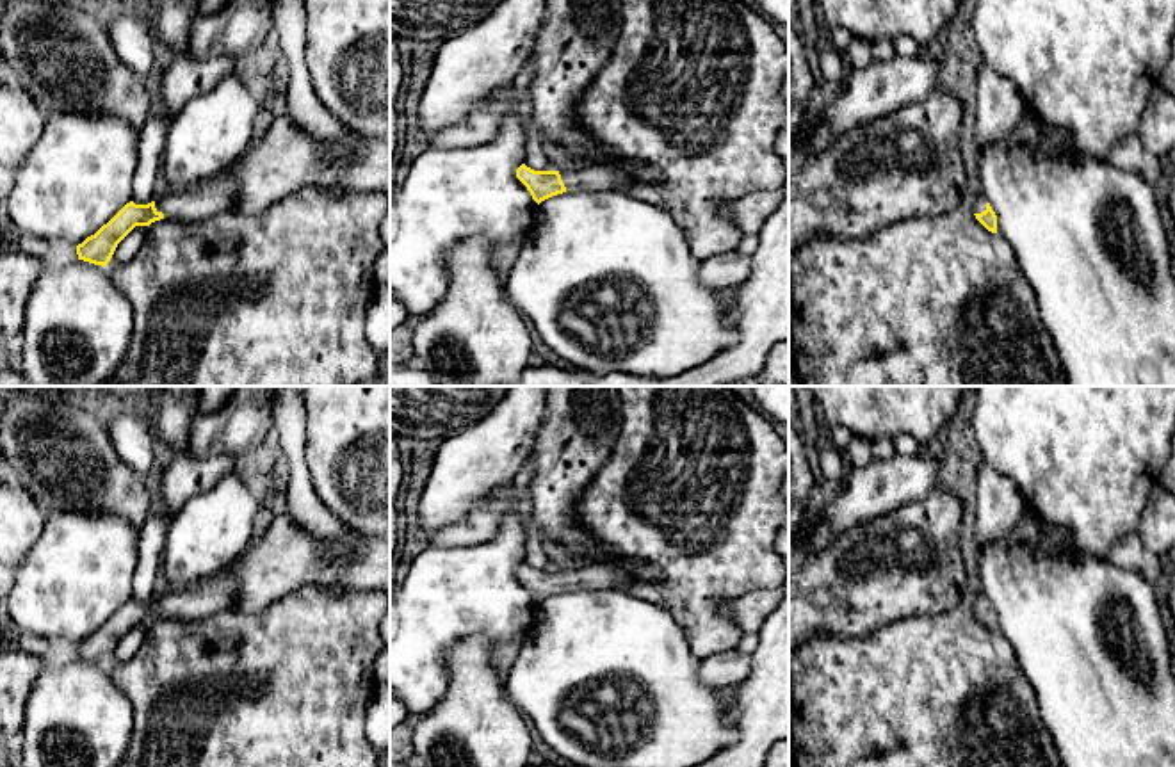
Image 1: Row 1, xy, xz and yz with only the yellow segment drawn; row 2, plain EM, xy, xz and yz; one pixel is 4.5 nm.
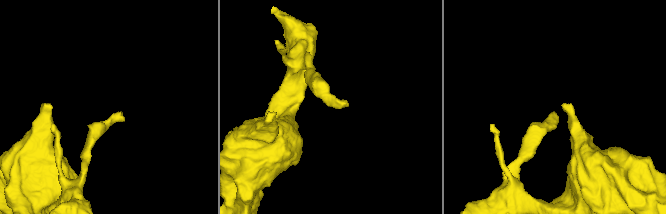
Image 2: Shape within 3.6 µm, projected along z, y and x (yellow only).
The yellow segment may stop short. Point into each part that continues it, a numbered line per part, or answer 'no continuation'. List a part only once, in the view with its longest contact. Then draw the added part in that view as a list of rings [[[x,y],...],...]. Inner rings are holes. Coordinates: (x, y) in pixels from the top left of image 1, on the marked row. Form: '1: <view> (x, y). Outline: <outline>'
1: xy (207, 200). Outline: [[[219,176],[183,192],[160,194],[155,199],[155,208],[167,219],[198,222],[231,212],[237,190],[233,178]]]

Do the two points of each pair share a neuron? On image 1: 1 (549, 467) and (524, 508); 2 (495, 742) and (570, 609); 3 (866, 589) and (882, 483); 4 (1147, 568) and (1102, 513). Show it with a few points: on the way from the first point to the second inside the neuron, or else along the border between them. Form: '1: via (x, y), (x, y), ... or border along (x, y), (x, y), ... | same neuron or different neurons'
1: border along (526, 490), (531, 500), (533, 524), (545, 536) | different neurons
2: border along (502, 682), (504, 694), (526, 716) | different neurons
3: border along (915, 500), (857, 522), (839, 534) | different neurons
4: border along (1134, 531), (1122, 536), (1104, 556) | different neurons

